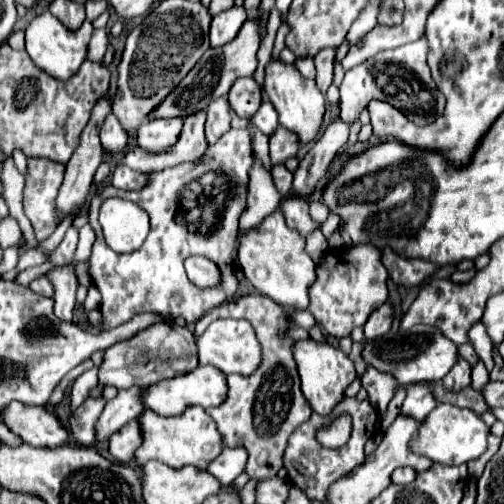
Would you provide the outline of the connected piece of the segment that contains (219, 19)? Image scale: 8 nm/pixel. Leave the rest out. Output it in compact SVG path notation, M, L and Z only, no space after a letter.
M234 6L226 12L216 14L210 24L212 46L224 46L224 44L232 42L244 22L246 22L246 10L242 6Z

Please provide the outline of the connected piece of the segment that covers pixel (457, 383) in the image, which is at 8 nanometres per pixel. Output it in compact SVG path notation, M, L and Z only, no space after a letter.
M458 356L454 368L442 378L442 384L448 390L460 390L462 386L470 384L470 372L472 372L472 366L462 356Z

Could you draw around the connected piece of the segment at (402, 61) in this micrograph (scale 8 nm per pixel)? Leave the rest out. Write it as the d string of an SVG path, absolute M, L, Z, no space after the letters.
M420 38L412 44L380 52L374 58L362 62L360 66L348 70L340 84L340 118L352 124L358 118L360 110L366 108L370 100L386 100L388 104L398 108L404 116L408 116L414 124L424 126L434 122L434 118L442 114L446 100L442 92L438 92L436 98L436 84L426 64L426 52L428 52L426 38Z

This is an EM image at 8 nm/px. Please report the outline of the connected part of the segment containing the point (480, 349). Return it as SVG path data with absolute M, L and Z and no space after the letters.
M482 320L476 322L476 324L472 324L472 328L468 332L468 338L470 338L470 344L474 346L478 358L484 360L484 364L486 364L488 370L492 370L492 366L494 366L492 364L492 346L494 344L492 344L492 340L490 340L490 336L488 336L486 326L482 324Z

